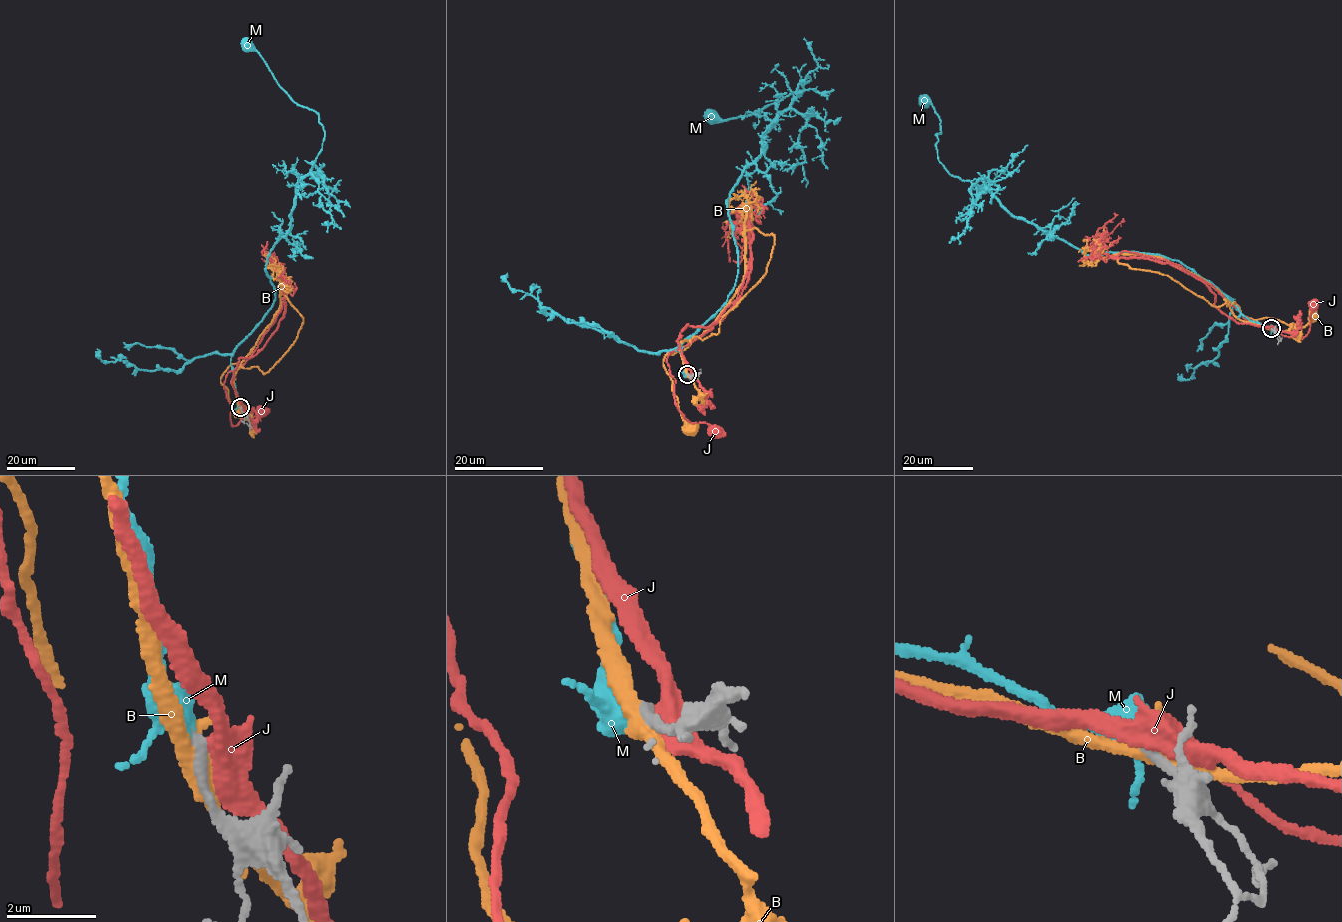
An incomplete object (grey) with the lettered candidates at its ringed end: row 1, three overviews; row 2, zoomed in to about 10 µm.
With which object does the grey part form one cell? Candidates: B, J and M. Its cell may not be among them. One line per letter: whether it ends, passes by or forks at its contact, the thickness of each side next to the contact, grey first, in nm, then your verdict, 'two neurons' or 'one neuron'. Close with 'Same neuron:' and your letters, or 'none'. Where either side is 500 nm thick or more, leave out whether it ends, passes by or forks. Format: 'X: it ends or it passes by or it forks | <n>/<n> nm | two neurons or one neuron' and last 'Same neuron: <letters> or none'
B: 300/500 nm | two neurons
J: 280/550 nm | two neurons
M: it passes by | 260/400 nm | one neuron
Same neuron: M

